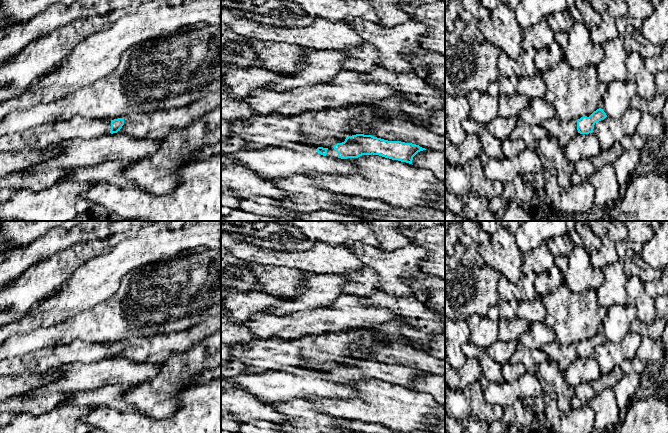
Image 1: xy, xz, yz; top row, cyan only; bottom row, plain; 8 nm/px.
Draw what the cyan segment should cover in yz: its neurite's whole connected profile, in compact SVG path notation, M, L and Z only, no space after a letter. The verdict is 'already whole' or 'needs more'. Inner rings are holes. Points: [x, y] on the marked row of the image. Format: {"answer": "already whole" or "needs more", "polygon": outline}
{"answer": "already whole", "polygon": "M599 108L589 117L583 116L577 120L577 130L580 134L589 134L593 132L594 125L607 117L603 109Z"}

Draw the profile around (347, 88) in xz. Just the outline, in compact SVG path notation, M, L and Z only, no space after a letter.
M341 70L332 80L312 86L301 86L282 92L257 89L240 100L247 103L251 111L258 116L281 115L292 116L306 111L318 111L328 108L342 108L353 104L370 104L398 95L396 90L388 85L370 83L363 80L364 73Z

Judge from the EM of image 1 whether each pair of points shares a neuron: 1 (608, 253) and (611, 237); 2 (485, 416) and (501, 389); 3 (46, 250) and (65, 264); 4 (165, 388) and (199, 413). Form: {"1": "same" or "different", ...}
{"1": "same", "2": "different", "3": "different", "4": "different"}

